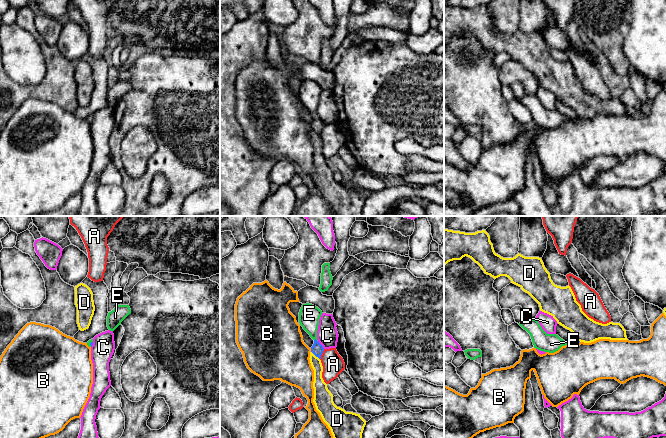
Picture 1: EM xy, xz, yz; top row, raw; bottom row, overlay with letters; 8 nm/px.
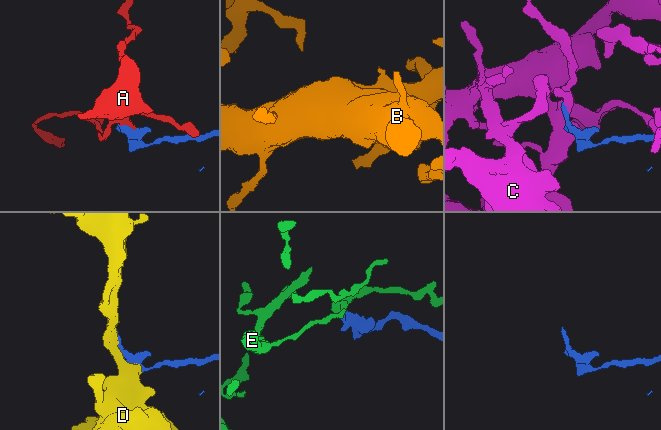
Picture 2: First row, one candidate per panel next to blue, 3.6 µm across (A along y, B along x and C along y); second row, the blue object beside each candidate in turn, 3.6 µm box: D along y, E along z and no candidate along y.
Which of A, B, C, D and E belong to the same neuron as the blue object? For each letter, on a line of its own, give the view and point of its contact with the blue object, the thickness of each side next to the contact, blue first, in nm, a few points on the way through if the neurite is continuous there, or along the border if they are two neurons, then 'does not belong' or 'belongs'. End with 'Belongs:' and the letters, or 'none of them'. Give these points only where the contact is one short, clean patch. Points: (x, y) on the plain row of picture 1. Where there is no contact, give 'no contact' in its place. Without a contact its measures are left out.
A: meets blue in xz at (321, 130); 100 nm thick on the blue side, 180 nm on the other; does not belong
B: meets blue in xz at (311, 126); 100 nm thick on the blue side, 420 nm on the other; does not belong
C: meets blue in xz at (321, 121); 100 nm thick on the blue side, 170 nm on the other; does not belong
D: meets blue in xz at (315, 131); 100 nm thick on the blue side, 100 nm on the other; does not belong
E: meets blue in xz at (316, 116); 100 nm thick on the blue side, 170 nm on the other; runs through xz (317, 125), (316, 116), (311, 105), (309, 91); belongs
Belongs: E

